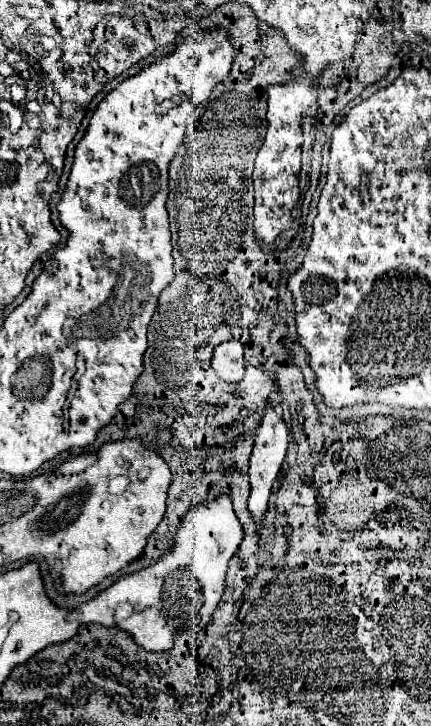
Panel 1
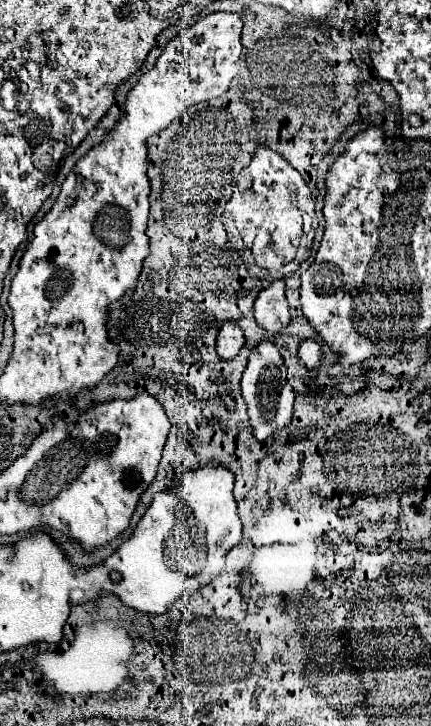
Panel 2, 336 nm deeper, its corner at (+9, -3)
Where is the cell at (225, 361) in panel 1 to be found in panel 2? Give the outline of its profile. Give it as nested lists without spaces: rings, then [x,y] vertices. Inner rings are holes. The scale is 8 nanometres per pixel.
[[[228,319],[218,333],[218,343],[216,343],[218,355],[224,359],[234,359],[240,353],[242,345],[244,345],[244,331]]]

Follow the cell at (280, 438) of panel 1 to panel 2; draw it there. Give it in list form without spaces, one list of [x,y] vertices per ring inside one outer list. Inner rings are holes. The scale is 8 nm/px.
[[[260,341],[260,345],[252,349],[242,375],[242,397],[246,399],[250,425],[254,427],[254,437],[258,437],[258,441],[264,441],[266,437],[282,431],[290,423],[294,391],[286,381],[284,357],[280,355],[274,341]]]

